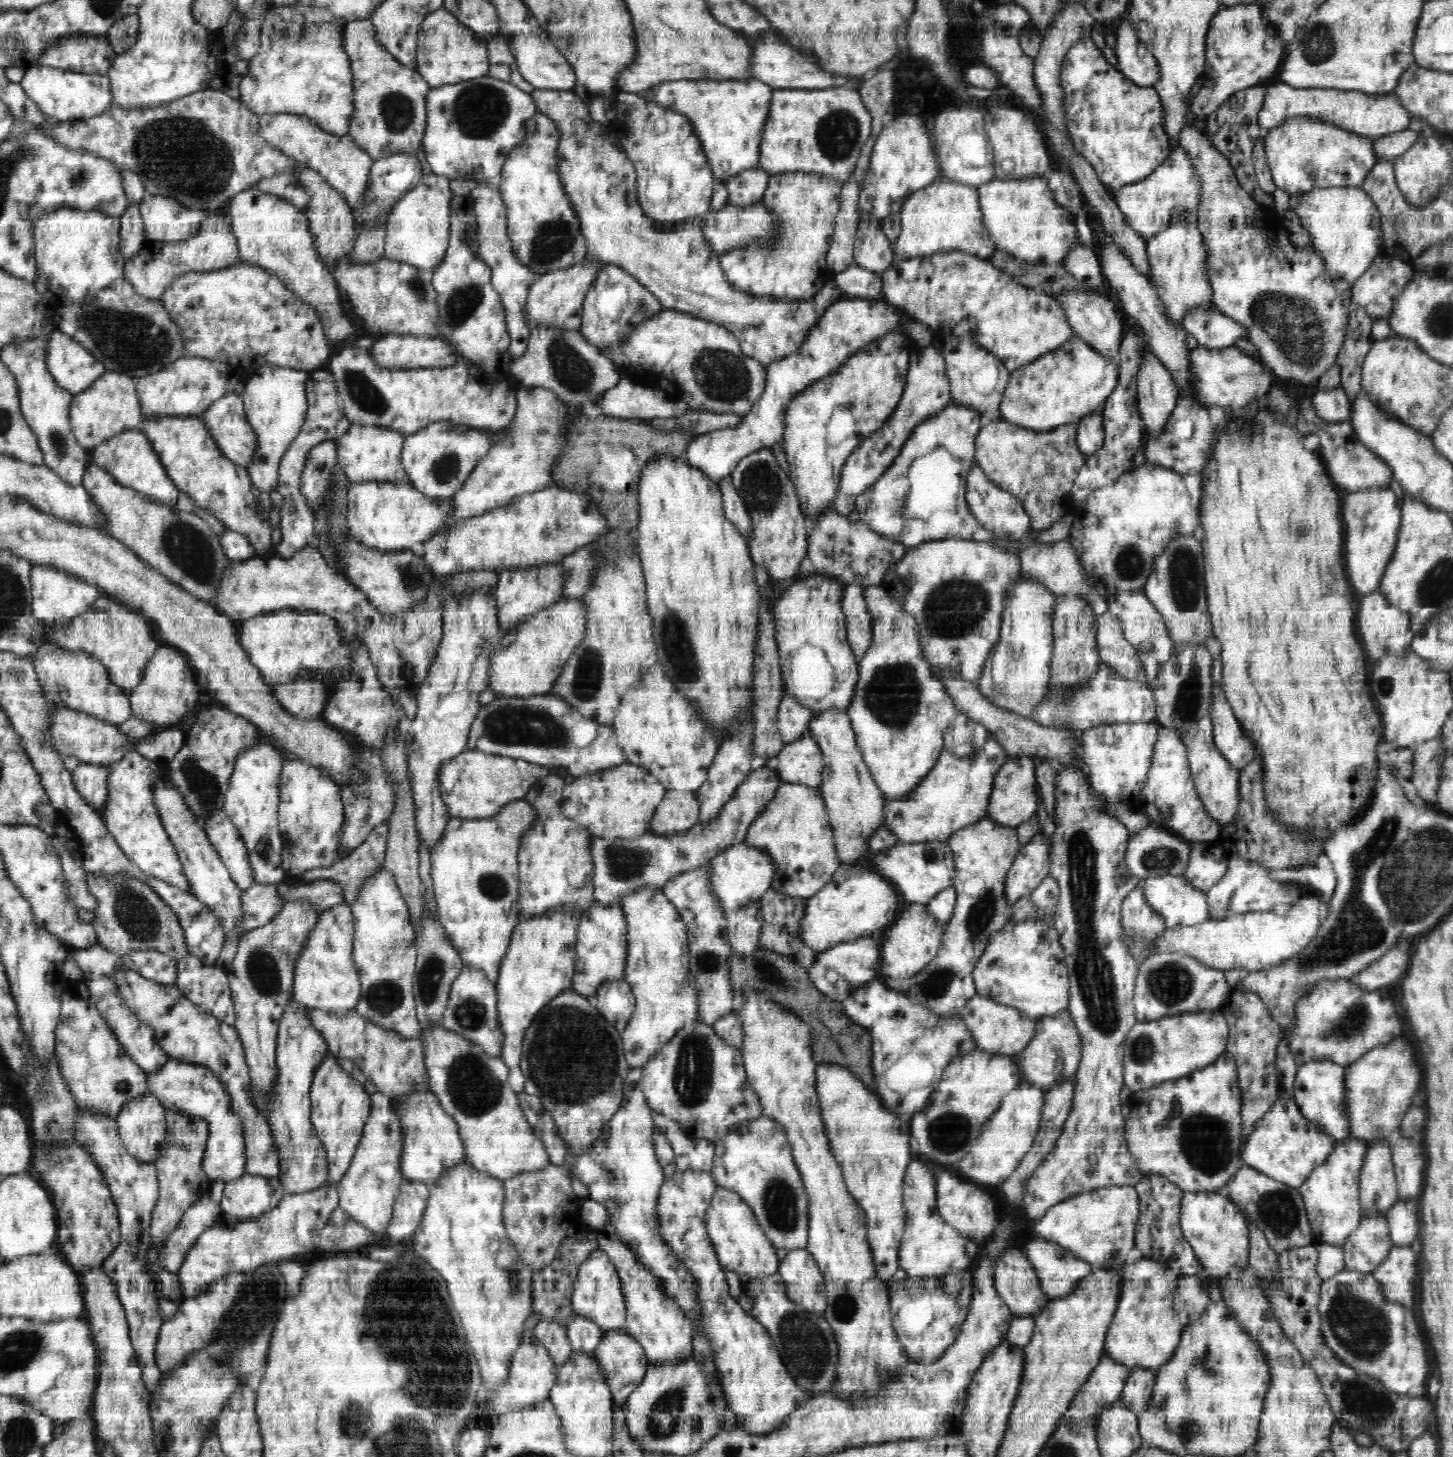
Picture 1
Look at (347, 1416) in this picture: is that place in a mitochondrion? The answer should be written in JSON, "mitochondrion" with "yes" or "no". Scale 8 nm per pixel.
{"mitochondrion":"yes"}

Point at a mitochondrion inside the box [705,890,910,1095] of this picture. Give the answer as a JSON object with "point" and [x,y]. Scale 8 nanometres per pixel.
{"point":[769,976]}

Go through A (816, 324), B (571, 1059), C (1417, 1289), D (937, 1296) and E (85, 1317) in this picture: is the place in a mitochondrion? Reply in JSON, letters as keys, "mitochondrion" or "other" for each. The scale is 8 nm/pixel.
{"A":"other","B":"mitochondrion","C":"other","D":"other","E":"other"}

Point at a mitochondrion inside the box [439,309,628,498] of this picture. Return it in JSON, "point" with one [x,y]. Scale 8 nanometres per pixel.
{"point":[571,368]}

